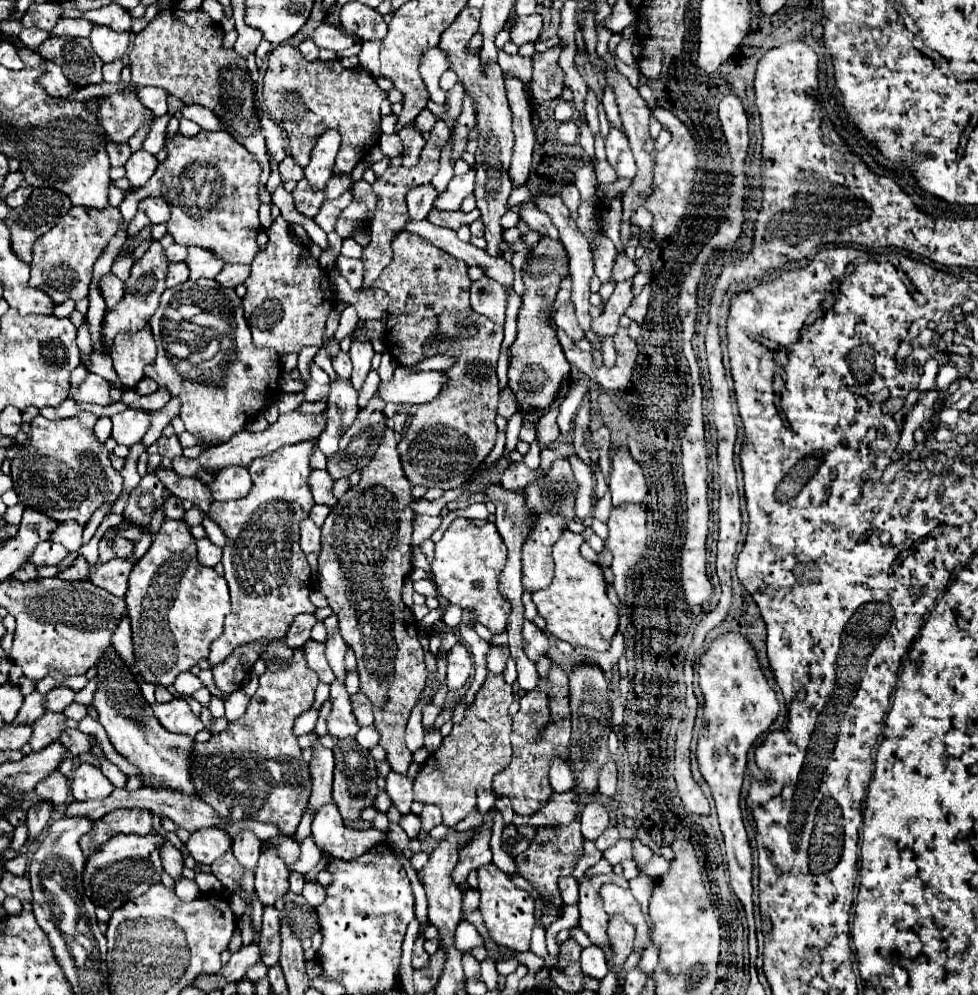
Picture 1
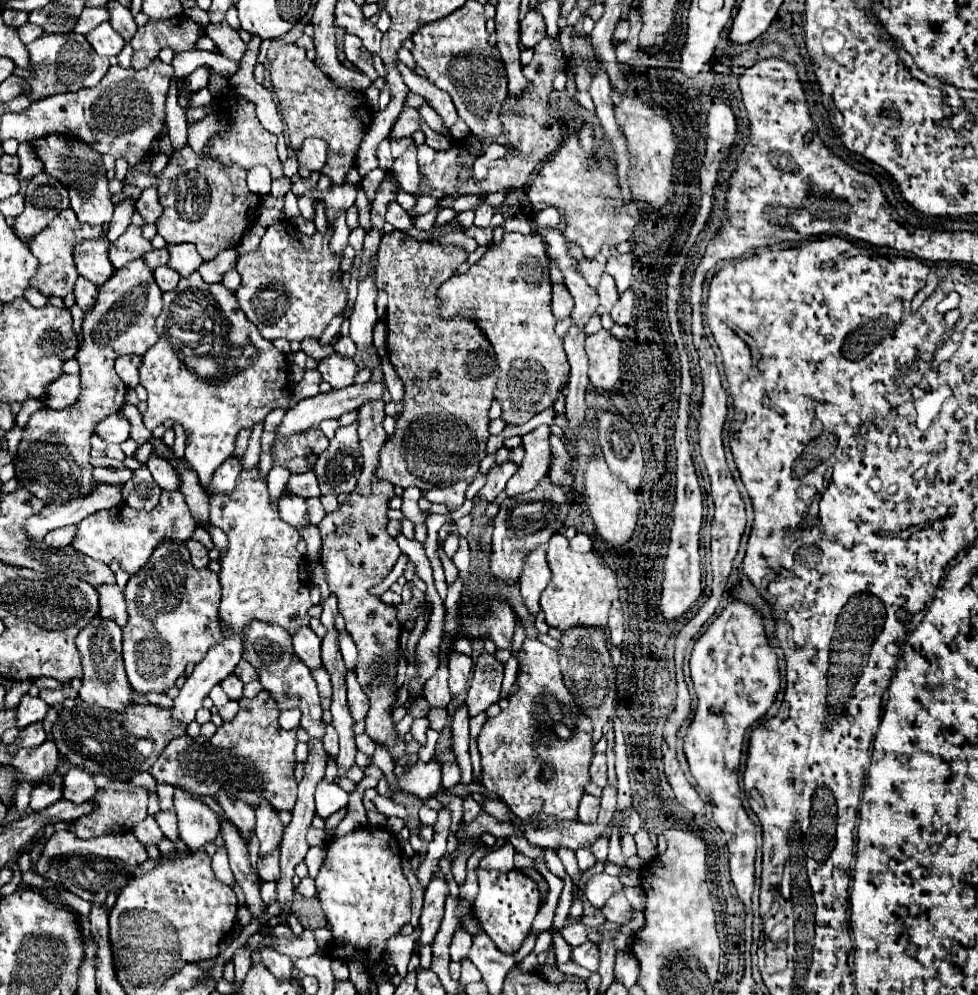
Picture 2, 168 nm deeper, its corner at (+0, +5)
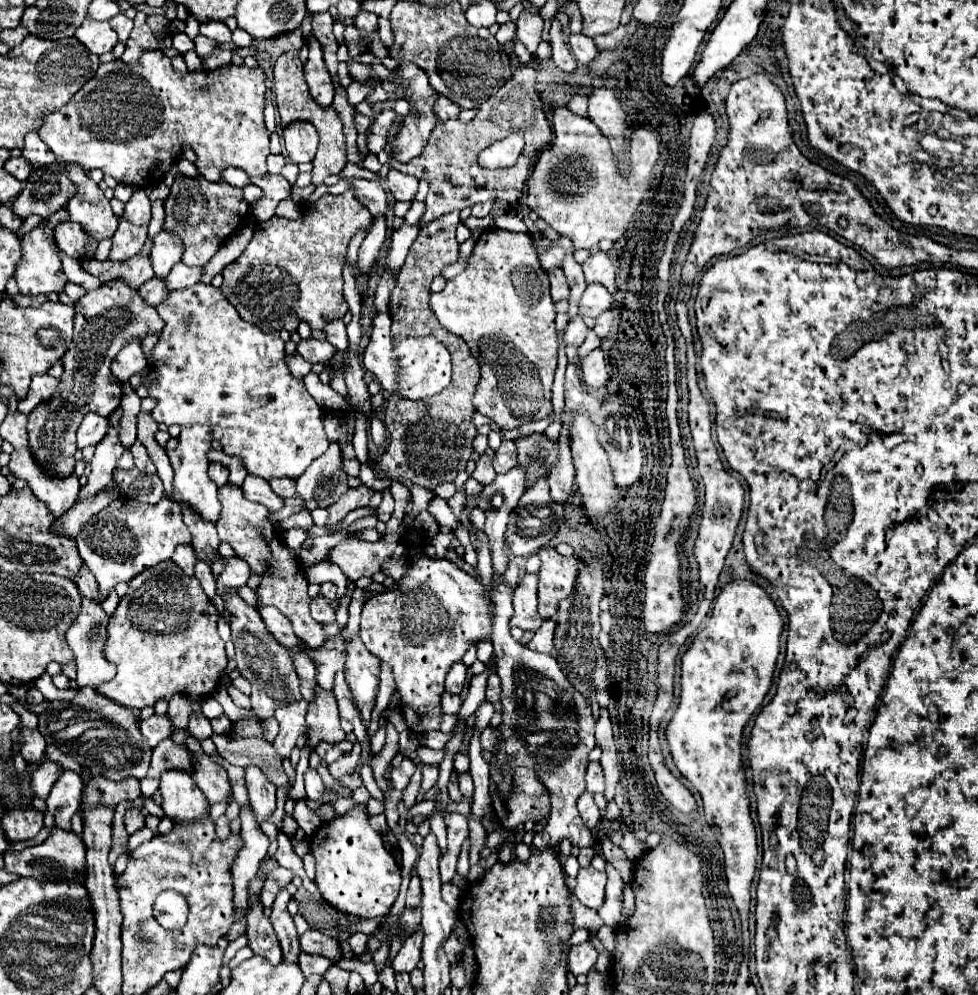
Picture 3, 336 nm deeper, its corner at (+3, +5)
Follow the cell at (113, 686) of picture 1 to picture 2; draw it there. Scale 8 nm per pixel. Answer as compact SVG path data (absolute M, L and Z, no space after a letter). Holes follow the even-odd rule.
M96 615L76 637L76 647L82 657L82 687L80 697L88 705L102 705L104 709L122 709L122 705L130 705L130 683L126 681L124 665L122 665L122 629L100 615Z

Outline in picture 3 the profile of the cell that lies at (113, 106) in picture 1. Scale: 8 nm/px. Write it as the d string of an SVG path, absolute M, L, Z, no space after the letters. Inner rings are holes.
M155 49L155 51L143 53L143 57L139 59L139 63L135 63L135 65L127 65L127 63L123 63L121 59L115 59L115 61L111 61L111 63L101 63L97 75L95 75L91 81L87 81L87 83L73 95L73 99L71 99L67 105L63 105L63 109L45 113L45 115L41 117L41 125L39 125L37 133L39 133L39 137L47 143L47 147L55 153L55 157L57 157L59 161L79 163L85 171L91 171L91 169L97 167L97 169L101 169L105 175L115 177L115 179L117 179L119 183L123 183L123 185L139 187L139 189L133 193L133 197L125 203L125 213L123 213L123 217L125 217L129 223L133 223L133 225L149 225L149 221L151 221L151 203L149 203L149 199L147 199L147 195L145 195L143 189L145 189L145 187L153 187L153 185L163 177L163 173L167 171L167 167L169 167L173 161L179 159L179 153L183 151L183 145L185 145L185 143L187 143L187 145L195 151L195 155L197 155L197 165L195 165L197 171L199 171L205 179L209 179L209 181L217 181L219 175L227 169L227 165L231 165L231 167L241 167L241 169L247 171L251 177L267 175L265 159L267 159L267 155L269 155L269 131L267 131L265 121L263 121L263 101L265 101L265 83L263 83L263 79L265 79L265 73L263 73L261 67L249 69L247 65L239 65L239 67L237 67L237 65L225 65L225 67L219 67L219 69L213 69L213 71L201 69L201 71L195 71L195 73L179 75L179 73L173 71L169 57L167 57L161 49Z

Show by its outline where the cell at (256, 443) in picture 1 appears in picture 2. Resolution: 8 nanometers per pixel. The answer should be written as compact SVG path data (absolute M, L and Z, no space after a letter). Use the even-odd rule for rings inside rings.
M364 383L364 385L352 385L346 389L330 391L330 393L318 393L316 397L302 399L298 405L286 411L278 431L276 439L288 437L290 433L300 433L312 427L318 427L324 419L338 419L346 411L354 411L362 401L382 397L386 389L386 383Z

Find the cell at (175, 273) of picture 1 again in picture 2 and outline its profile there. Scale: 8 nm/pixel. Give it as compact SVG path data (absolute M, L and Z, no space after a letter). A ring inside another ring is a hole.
M164 265L164 267L158 267L154 271L154 279L156 279L158 287L162 289L162 293L166 293L166 291L174 291L176 289L176 285L180 281L180 275L174 273L172 269L166 269L166 265Z

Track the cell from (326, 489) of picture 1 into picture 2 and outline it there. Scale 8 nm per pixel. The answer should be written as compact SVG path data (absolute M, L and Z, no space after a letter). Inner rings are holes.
M314 471L290 477L290 481L286 483L286 491L294 493L298 497L304 497L304 499L320 497L320 493L318 493L318 479L314 477Z

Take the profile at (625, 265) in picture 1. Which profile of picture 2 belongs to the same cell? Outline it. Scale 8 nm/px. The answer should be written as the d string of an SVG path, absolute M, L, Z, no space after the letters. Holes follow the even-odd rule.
M604 257L580 259L580 261L578 261L578 271L582 273L582 277L584 277L592 287L596 287L598 281L600 281L600 275L604 273L604 265L606 265L606 259L604 259Z

